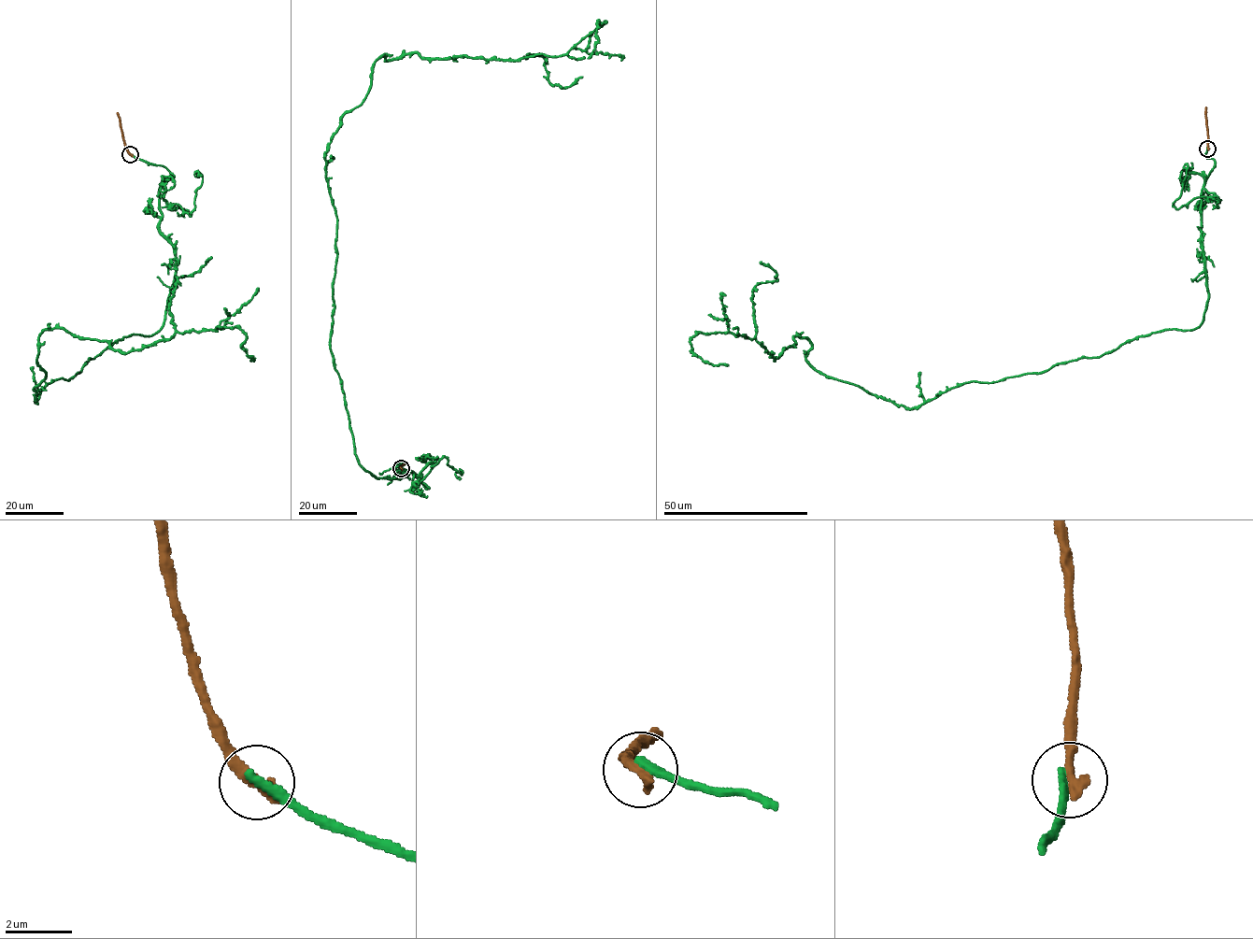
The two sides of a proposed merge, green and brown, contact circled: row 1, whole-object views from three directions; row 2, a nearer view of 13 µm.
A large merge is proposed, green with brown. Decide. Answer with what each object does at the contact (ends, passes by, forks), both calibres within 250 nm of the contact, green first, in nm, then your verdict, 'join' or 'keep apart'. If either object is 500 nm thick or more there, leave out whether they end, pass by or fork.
green ends | brown ends | 280/400 nm | keep apart

